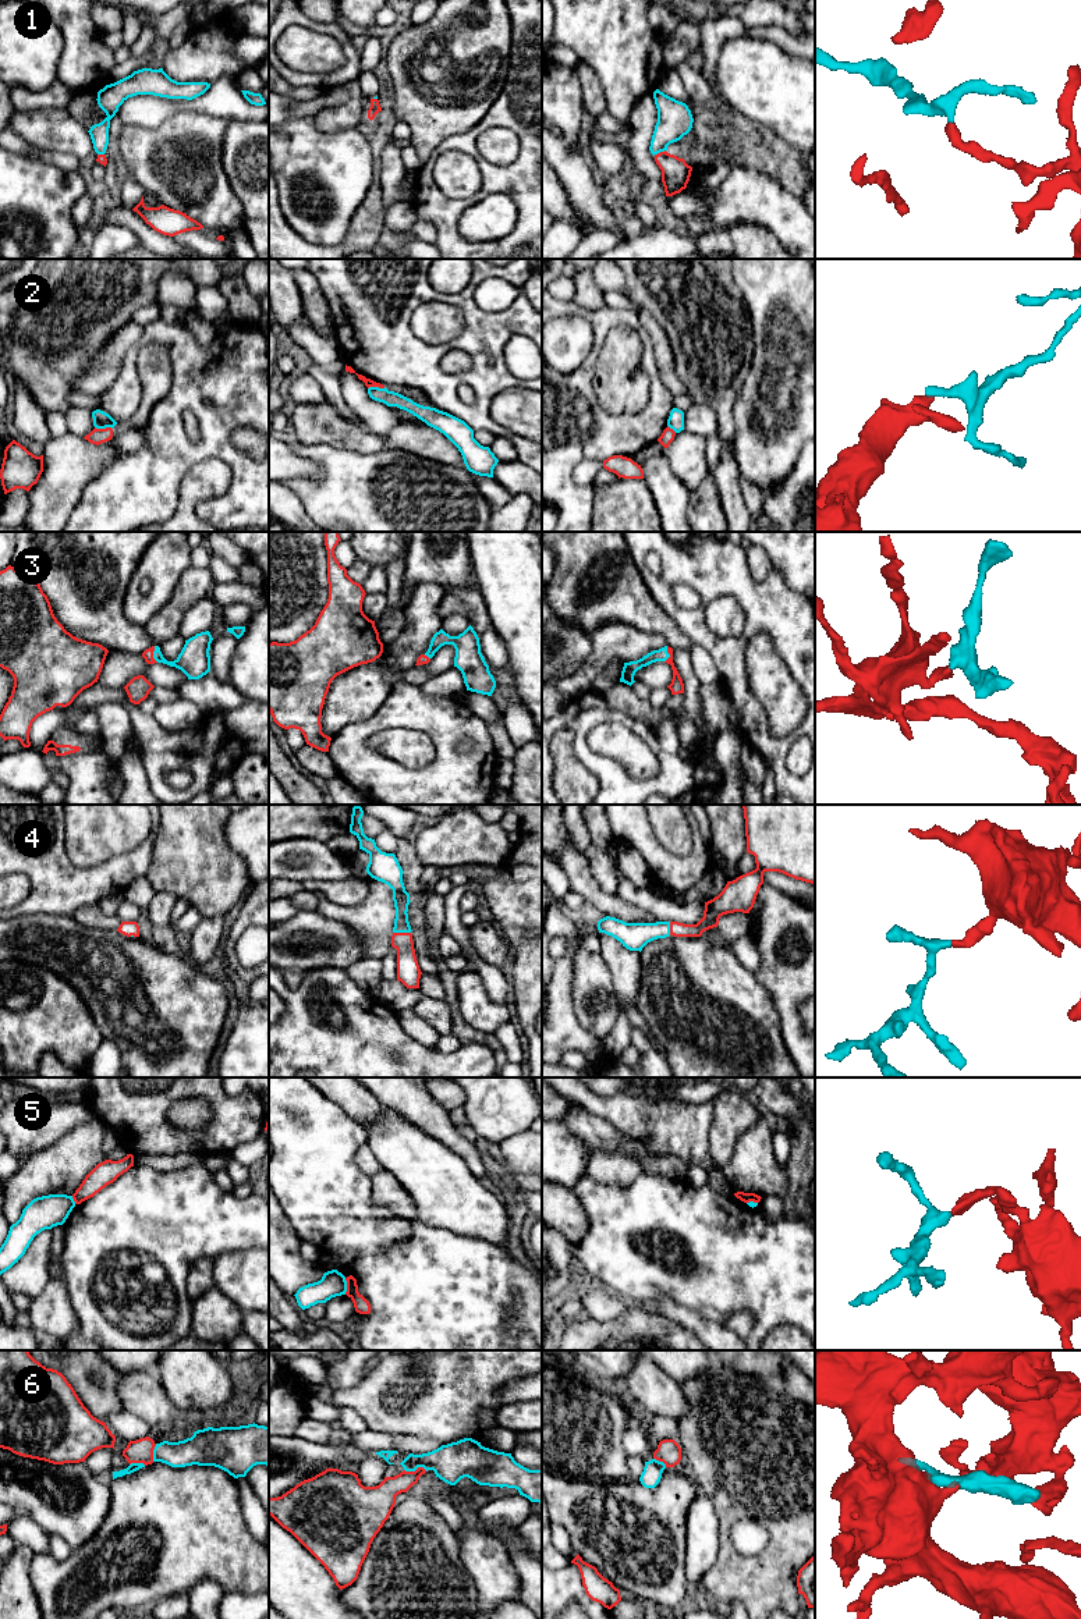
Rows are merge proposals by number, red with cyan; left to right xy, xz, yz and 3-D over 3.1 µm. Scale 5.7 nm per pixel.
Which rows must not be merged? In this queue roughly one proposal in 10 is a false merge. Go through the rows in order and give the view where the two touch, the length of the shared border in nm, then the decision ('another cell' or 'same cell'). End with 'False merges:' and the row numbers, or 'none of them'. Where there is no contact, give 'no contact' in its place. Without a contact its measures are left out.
1: contact in yz; length 80 nm; same cell
2: contact in xy; length 110 nm; another cell
3: contact in xy; length 100 nm; same cell
4: contact in xz; length 100 nm; same cell
5: contact in xz; length 100 nm; another cell
6: contact in xz; length 140 nm; same cell
False merges: 2, 5

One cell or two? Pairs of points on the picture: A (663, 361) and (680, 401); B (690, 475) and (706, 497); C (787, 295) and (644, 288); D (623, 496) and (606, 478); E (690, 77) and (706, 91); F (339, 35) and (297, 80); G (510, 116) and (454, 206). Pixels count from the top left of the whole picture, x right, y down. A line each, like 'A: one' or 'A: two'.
A: two
B: two
C: two
D: two
E: one
F: one
G: one

